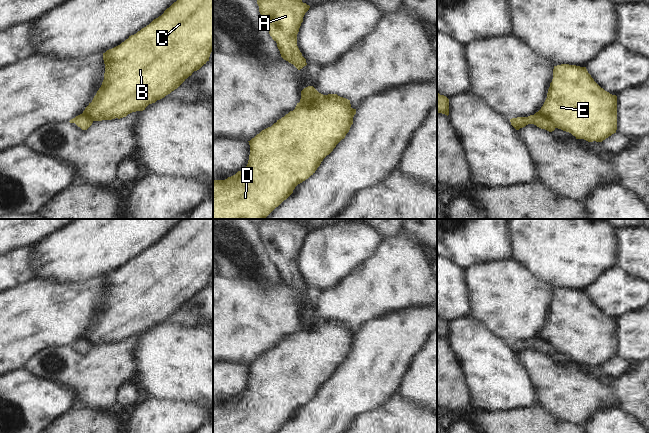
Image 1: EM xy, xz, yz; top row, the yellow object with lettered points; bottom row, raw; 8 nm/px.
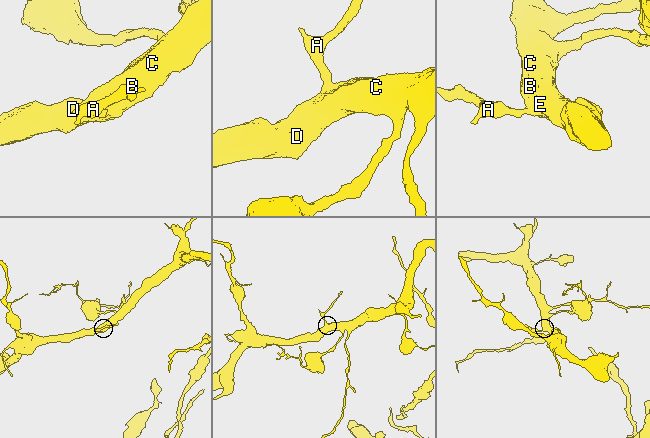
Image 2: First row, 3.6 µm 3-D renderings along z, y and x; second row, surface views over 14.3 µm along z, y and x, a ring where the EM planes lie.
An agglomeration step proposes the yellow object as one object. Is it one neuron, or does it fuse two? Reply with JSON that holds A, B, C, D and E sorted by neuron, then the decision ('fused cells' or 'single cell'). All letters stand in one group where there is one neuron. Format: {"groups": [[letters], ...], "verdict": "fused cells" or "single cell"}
{"groups": [["A"], ["B", "C", "D", "E"]], "verdict": "fused cells"}

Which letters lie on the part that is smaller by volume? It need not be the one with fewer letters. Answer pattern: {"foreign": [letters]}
{"foreign": ["A"]}

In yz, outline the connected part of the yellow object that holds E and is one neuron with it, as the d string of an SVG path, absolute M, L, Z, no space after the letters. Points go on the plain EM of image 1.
M561 288L554 290L547 322L535 338L549 342L556 352L571 357L576 363L602 366L617 354L617 320L601 312L586 291Z

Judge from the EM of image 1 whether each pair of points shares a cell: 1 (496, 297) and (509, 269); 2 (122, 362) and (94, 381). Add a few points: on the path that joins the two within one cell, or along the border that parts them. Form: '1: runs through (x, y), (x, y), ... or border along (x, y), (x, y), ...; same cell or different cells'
1: runs through (503, 290), (508, 276); same cell
2: runs through (115, 364), (109, 366), (101, 374); same cell

